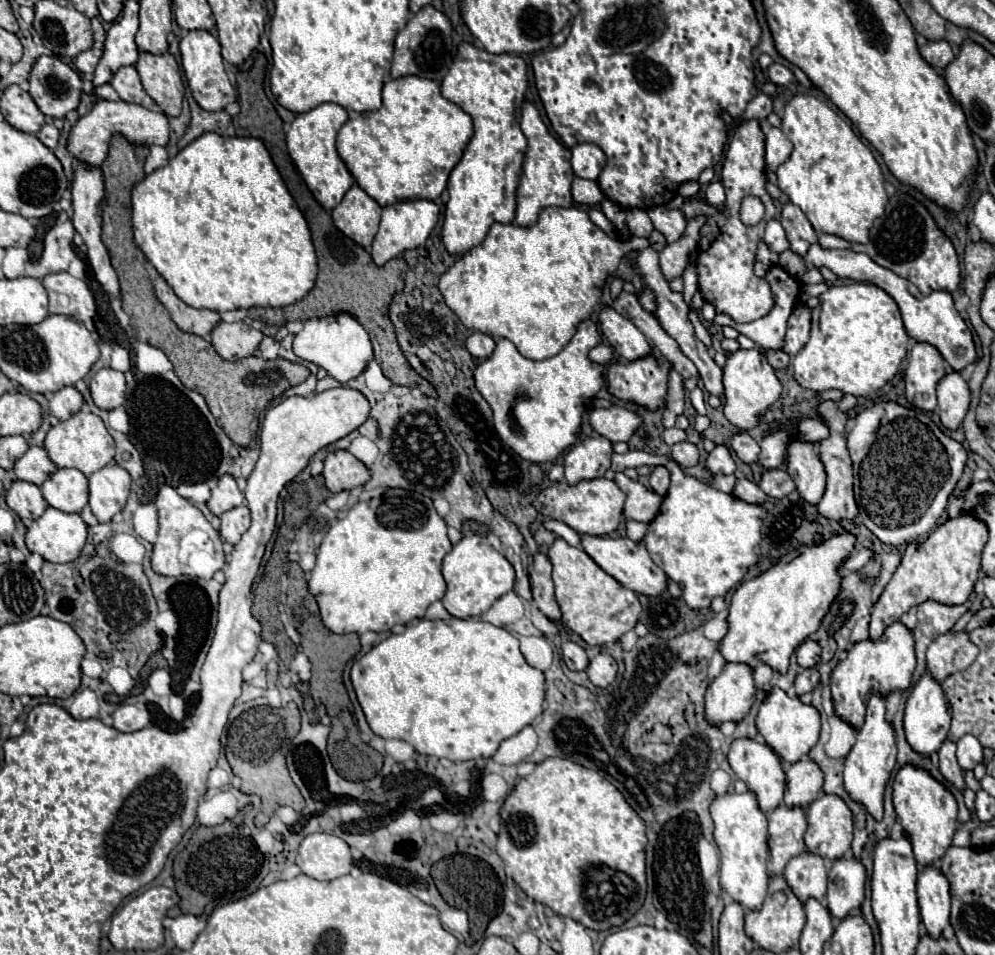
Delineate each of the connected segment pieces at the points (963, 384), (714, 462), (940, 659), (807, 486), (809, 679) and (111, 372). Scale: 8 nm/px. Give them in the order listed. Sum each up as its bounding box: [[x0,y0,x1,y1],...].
[[937,371,969,429],[707,445,735,475],[927,633,979,683],[787,439,825,505],[795,669,819,695],[91,369,125,409]]

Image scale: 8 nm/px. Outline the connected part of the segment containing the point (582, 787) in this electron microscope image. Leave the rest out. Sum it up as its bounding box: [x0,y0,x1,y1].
[495,757,645,931]

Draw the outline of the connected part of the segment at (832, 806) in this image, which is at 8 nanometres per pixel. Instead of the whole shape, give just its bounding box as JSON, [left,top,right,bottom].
[807,795,853,859]

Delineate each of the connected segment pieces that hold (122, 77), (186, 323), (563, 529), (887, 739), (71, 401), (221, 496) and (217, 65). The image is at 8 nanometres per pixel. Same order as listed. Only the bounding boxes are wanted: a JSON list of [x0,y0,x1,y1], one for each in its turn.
[[111,67,155,109],[153,277,221,337],[545,519,581,547],[845,695,897,821],[49,387,83,419],[207,475,245,515],[181,31,237,111]]

